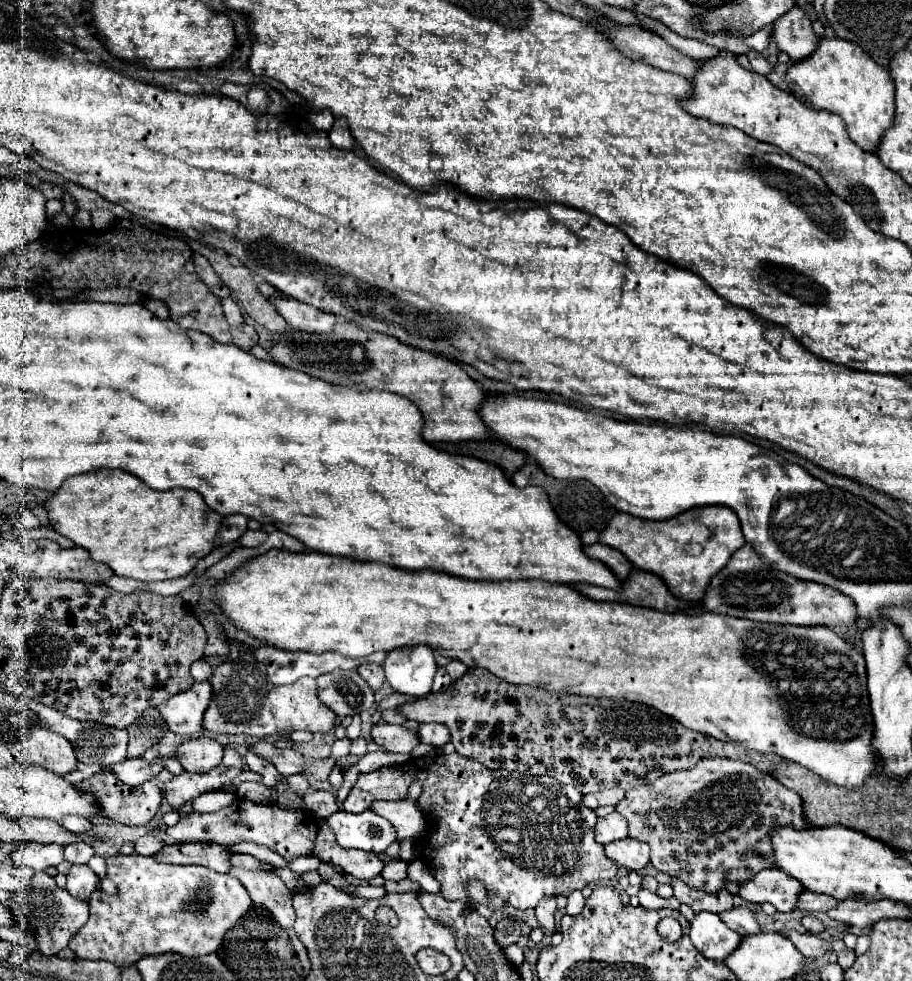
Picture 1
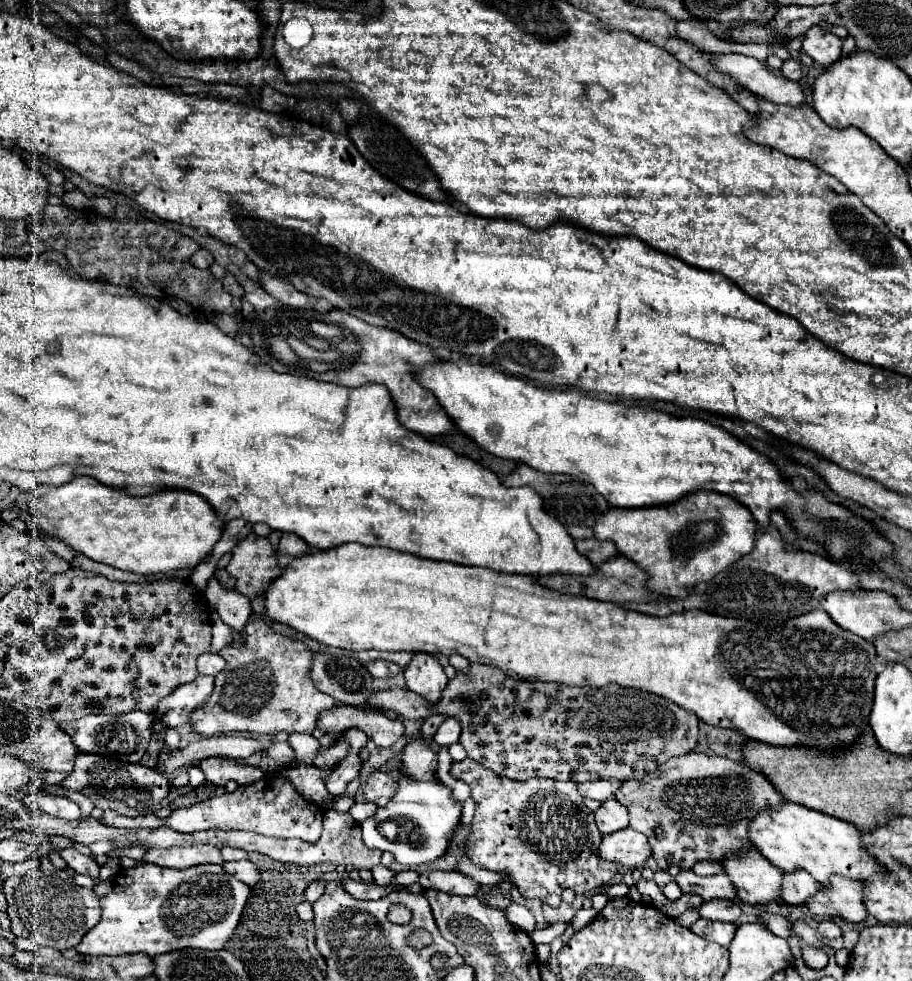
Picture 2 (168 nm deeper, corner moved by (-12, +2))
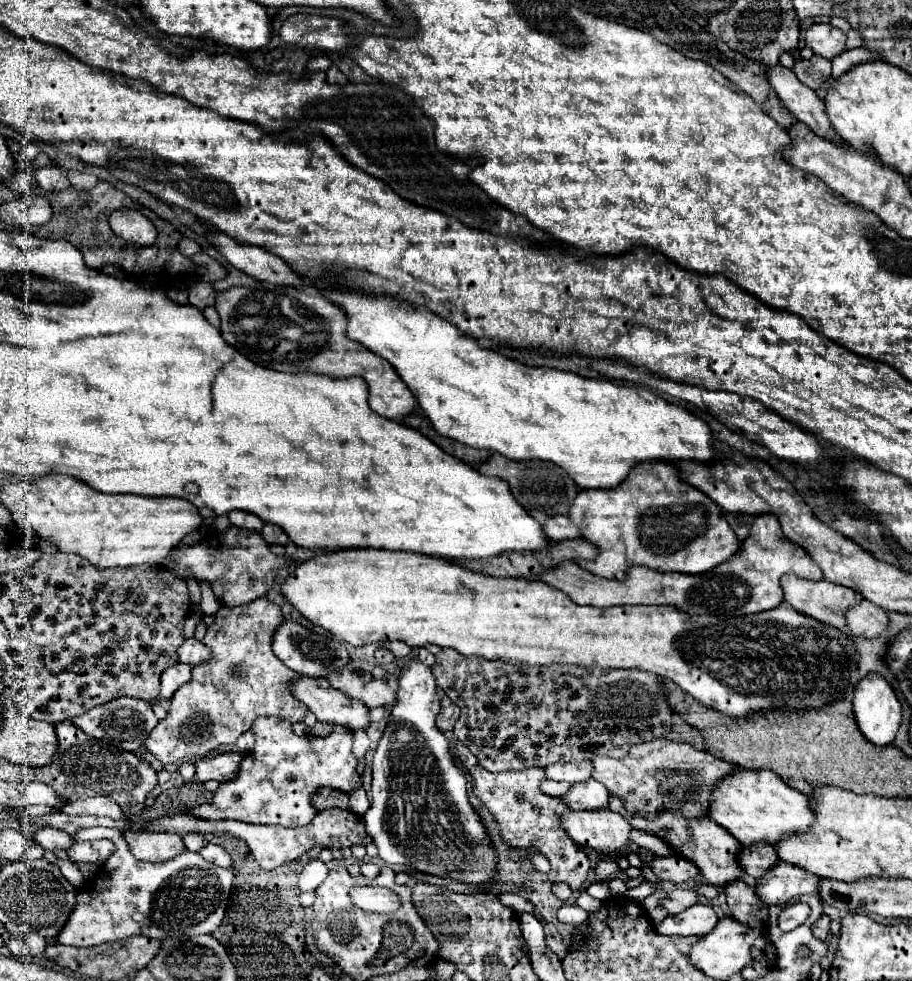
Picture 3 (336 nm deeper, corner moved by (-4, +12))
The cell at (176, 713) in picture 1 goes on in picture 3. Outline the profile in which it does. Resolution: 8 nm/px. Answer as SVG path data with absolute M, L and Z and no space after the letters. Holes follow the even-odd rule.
M176 663L172 667L168 667L162 673L162 687L160 687L160 699L170 699L178 687L182 687L186 681L190 681L190 665L184 663Z

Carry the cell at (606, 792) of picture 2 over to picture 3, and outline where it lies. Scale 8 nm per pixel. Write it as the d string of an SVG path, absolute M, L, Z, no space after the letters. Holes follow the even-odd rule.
M578 761L578 763L548 765L548 767L544 767L544 773L552 781L574 783L574 781L586 781L592 775L592 769L590 769L590 761Z

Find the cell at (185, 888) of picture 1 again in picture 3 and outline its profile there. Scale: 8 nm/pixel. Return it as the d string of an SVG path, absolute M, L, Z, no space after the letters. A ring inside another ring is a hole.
M92 827L82 831L84 837L108 835L116 851L96 871L94 879L86 881L76 897L76 907L66 925L58 933L60 945L96 947L108 941L126 939L132 935L148 935L166 939L174 935L200 935L214 933L226 913L234 873L212 865L198 853L186 851L164 863L144 863L130 855L122 833L106 827Z

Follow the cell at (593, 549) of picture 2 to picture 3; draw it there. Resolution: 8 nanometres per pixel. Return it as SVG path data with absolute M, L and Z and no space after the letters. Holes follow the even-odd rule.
M554 515L552 519L548 519L544 525L544 535L552 541L562 541L566 537L580 537L578 529L572 525L572 521L564 515Z

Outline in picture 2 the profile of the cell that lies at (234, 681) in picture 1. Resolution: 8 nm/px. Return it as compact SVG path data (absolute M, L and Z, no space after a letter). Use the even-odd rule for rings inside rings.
M252 615L250 621L248 621L248 625L246 625L246 643L244 643L242 647L236 647L236 649L234 649L234 647L224 647L224 649L220 651L220 655L226 659L226 667L224 667L224 671L220 671L218 677L216 677L216 687L214 687L214 691L212 691L212 695L210 695L210 701L206 701L206 703L204 703L198 711L194 711L194 715L192 715L192 727L194 727L194 731L198 731L198 733L204 733L204 735L208 735L208 737L212 737L212 735L228 735L228 733L250 733L250 735L256 735L256 737L260 737L260 735L276 735L276 733L280 733L280 731L288 731L288 733L312 733L312 731L314 731L314 725L316 725L316 717L320 715L320 711L330 709L330 707L336 705L334 699L330 699L330 695L324 695L322 691L316 689L316 685L314 685L314 681L312 681L312 677L310 677L310 665L312 665L312 651L310 651L310 647L304 645L302 641L292 641L292 639L276 633L264 619L260 619L260 617L256 617L256 615Z

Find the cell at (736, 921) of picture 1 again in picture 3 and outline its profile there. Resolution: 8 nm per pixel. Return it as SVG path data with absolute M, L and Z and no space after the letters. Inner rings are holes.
M674 889L668 893L668 897L660 903L660 907L664 907L670 915L682 913L682 909L688 909L690 905L698 903L698 895L694 891L686 891L686 889Z

